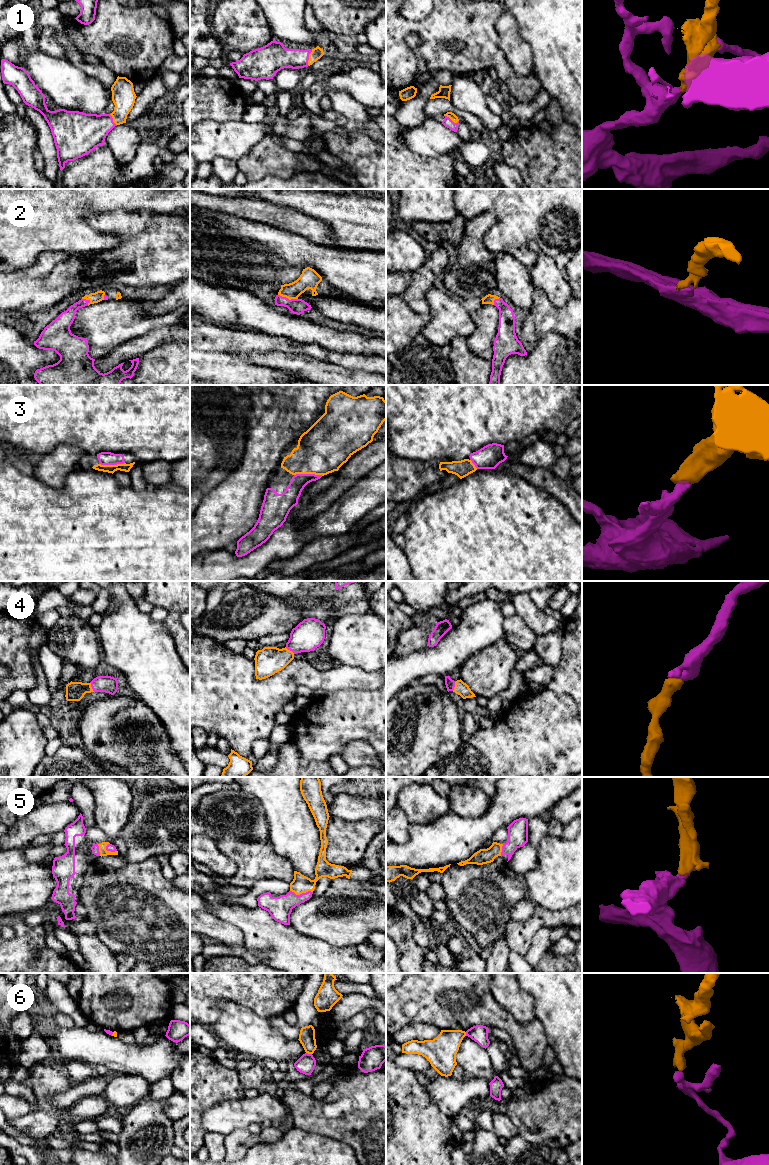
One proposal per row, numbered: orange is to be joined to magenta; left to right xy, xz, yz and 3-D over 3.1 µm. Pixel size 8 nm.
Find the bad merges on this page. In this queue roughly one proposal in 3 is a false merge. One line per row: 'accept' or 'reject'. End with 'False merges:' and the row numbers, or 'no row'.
1: accept
2: accept
3: accept
4: accept
5: accept
6: reject
False merges: 6

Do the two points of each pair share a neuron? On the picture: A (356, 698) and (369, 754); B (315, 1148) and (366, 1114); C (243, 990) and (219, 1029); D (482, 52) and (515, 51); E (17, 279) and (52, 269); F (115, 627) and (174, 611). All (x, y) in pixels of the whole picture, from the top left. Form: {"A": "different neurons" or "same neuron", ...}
{"A": "different neurons", "B": "different neurons", "C": "different neurons", "D": "different neurons", "E": "same neuron", "F": "different neurons"}

